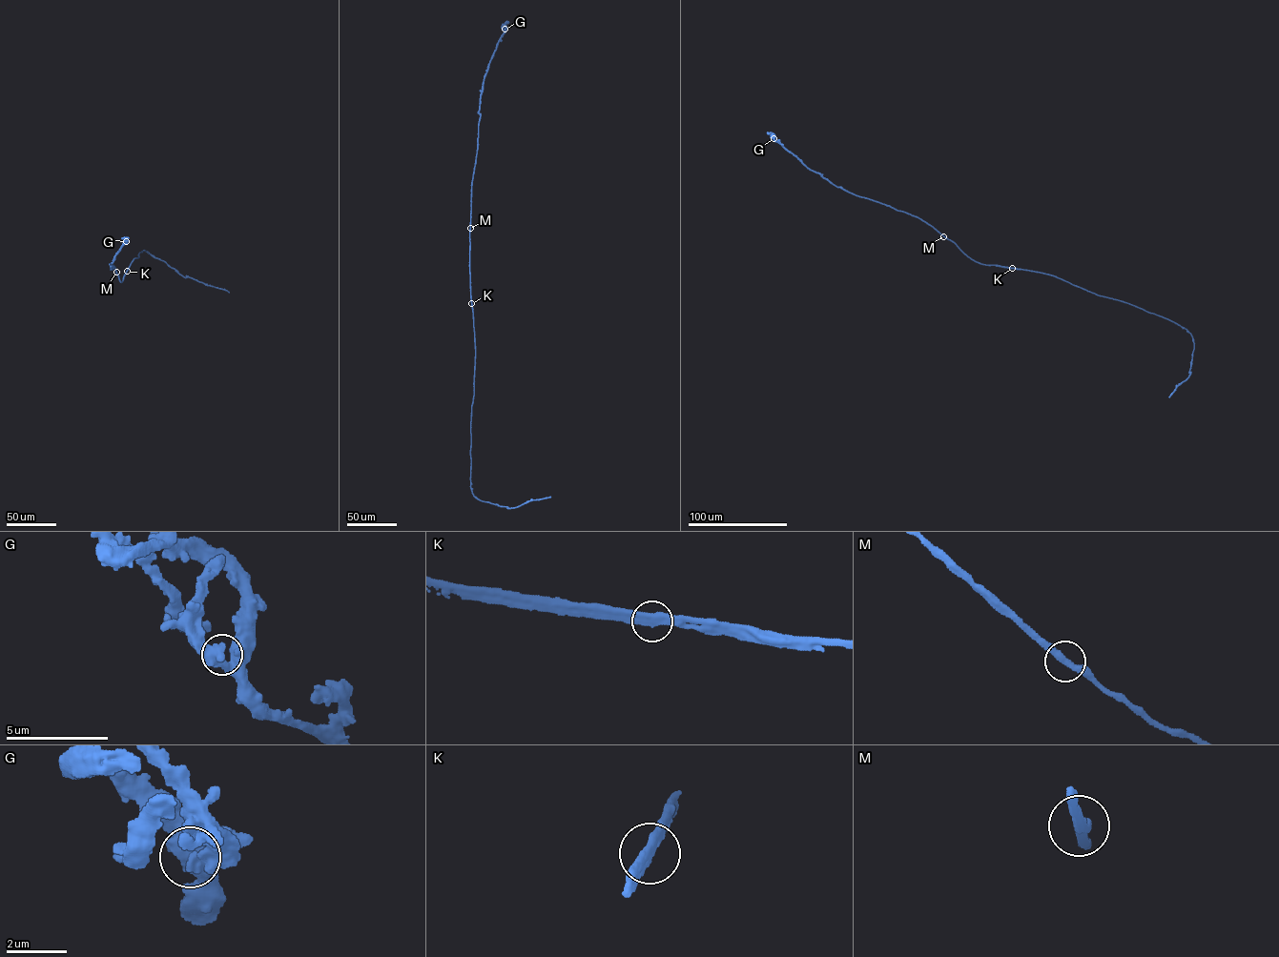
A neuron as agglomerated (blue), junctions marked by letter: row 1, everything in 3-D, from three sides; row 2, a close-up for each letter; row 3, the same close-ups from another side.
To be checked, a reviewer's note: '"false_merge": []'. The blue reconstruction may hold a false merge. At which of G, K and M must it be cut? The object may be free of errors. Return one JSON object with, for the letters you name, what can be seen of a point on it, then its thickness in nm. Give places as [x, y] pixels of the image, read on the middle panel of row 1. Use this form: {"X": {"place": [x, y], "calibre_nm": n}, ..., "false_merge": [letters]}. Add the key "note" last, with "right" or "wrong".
{"K": {"place": [471, 303], "calibre_nm": 380}, "false_merge": ["K"], "note": "wrong"}

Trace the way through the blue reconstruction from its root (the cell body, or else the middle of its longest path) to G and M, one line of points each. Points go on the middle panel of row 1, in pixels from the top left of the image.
G: (471, 298), (469, 234), (480, 94), (484, 76), (505, 29)
M: (471, 298), (470, 228)

